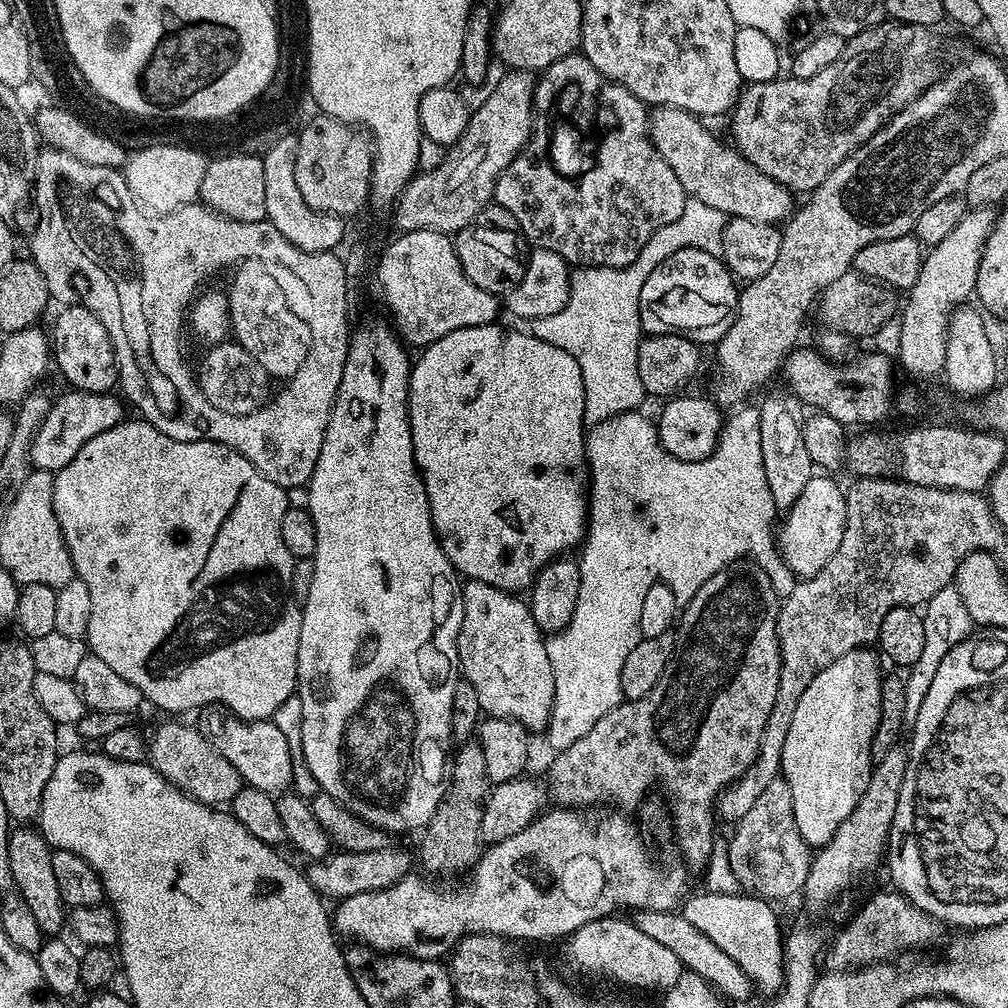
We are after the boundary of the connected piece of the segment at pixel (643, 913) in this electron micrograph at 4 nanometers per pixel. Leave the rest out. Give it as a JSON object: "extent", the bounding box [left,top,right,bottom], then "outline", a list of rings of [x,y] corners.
{"extent":[630,908,754,1000],"outline":[[[642,908],[633,911],[630,920],[647,937],[654,938],[659,945],[666,946],[687,971],[700,975],[721,997],[729,996],[732,1000],[751,998],[752,992],[754,993],[754,981],[746,974],[746,970],[742,970],[742,966],[738,966],[738,962],[734,962],[730,954],[718,950],[718,946],[714,946],[714,942],[710,942],[710,938],[706,938],[706,934],[702,934],[702,930],[698,930],[698,926],[694,926],[694,922],[690,922],[687,915],[679,911],[667,912]]]}

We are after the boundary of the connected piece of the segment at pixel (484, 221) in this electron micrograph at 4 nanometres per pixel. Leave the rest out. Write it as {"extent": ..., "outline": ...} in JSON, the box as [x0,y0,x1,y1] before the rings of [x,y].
{"extent":[454,202,528,298],"outline":[[[493,202],[483,208],[474,222],[470,222],[470,226],[455,233],[454,243],[458,262],[462,262],[462,270],[466,278],[474,282],[474,286],[500,298],[522,280],[524,266],[528,262],[526,241],[520,235],[514,214],[510,214],[510,210],[506,210],[501,204]]]}

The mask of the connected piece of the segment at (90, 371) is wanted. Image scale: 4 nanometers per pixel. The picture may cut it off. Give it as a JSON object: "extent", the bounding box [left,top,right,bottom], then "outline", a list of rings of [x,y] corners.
{"extent":[50,304,118,392],"outline":[[[70,304],[59,309],[56,321],[50,327],[50,352],[54,357],[54,368],[57,368],[71,387],[78,392],[112,392],[118,384],[118,369],[116,367],[116,351],[112,345],[110,334],[102,322],[98,322],[98,314],[86,310],[81,304]]]}

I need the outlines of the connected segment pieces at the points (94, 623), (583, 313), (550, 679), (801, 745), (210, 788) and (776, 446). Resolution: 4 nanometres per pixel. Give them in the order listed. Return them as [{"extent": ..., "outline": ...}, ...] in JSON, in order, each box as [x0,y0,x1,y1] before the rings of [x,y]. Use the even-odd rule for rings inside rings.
[{"extent":[54,418,304,720],"outline":[[[126,418],[118,426],[114,426],[110,430],[102,430],[102,434],[98,434],[94,438],[90,438],[90,442],[86,442],[86,446],[82,446],[82,450],[78,450],[78,454],[71,460],[64,469],[55,473],[56,481],[54,482],[54,514],[58,518],[58,526],[62,530],[62,538],[68,547],[70,558],[74,562],[74,570],[76,571],[76,579],[86,582],[86,587],[90,593],[90,622],[86,633],[86,648],[89,653],[98,658],[102,658],[102,662],[106,662],[106,666],[110,666],[110,670],[114,670],[114,674],[118,674],[121,678],[126,678],[126,682],[130,682],[130,686],[138,686],[141,697],[145,701],[148,700],[156,708],[161,708],[164,712],[192,712],[207,708],[209,706],[223,706],[232,715],[239,720],[267,720],[281,706],[282,702],[286,702],[297,691],[296,671],[298,670],[298,638],[302,634],[302,618],[304,613],[301,605],[296,602],[292,596],[291,575],[294,573],[294,557],[290,554],[290,550],[286,550],[286,545],[282,543],[282,530],[280,523],[282,522],[282,514],[286,514],[286,510],[290,506],[288,500],[289,493],[282,486],[278,486],[274,482],[270,482],[270,478],[266,478],[266,474],[259,472],[251,462],[242,454],[238,454],[230,446],[225,444],[215,444],[213,440],[179,440],[178,438],[170,438],[166,434],[162,434],[162,430],[158,430],[154,425],[148,423],[143,418]]]},{"extent":[530,198,725,425],"outline":[[[689,198],[682,214],[674,218],[670,226],[654,230],[650,242],[642,246],[638,258],[634,258],[628,267],[577,267],[571,273],[572,290],[566,306],[562,306],[558,314],[531,321],[530,331],[533,336],[542,338],[542,342],[550,342],[550,346],[566,350],[566,354],[578,362],[584,387],[585,425],[606,422],[606,418],[614,418],[623,412],[635,412],[641,407],[640,403],[646,400],[642,378],[638,378],[638,346],[642,339],[642,286],[646,286],[646,278],[654,274],[663,260],[683,248],[701,248],[720,256],[725,223],[722,210],[714,210],[714,206],[706,206],[706,202]]]},{"extent":[456,580,554,730],"outline":[[[468,580],[462,588],[462,626],[456,639],[463,679],[474,686],[481,713],[516,720],[529,730],[547,729],[554,706],[554,674],[550,670],[550,654],[546,654],[546,636],[534,622],[532,611],[519,595],[503,592],[492,584]]]},{"extent":[782,647,881,846],"outline":[[[871,647],[856,648],[850,654],[842,654],[838,662],[830,662],[812,679],[810,686],[802,690],[798,706],[794,706],[794,718],[790,718],[790,730],[786,730],[786,742],[782,742],[782,778],[790,786],[790,798],[794,804],[794,822],[802,838],[810,846],[823,846],[834,838],[834,830],[850,818],[850,810],[858,806],[873,770],[871,740],[880,718],[881,657]]]},{"extent":[146,724,242,806],"outline":[[[164,724],[152,740],[146,744],[146,760],[162,774],[175,788],[191,796],[192,799],[209,806],[231,805],[234,794],[238,794],[242,781],[238,770],[214,750],[214,746],[206,736],[200,733],[199,727],[188,724]]]},{"extent":[758,392,814,511],"outline":[[[772,392],[758,404],[760,409],[760,441],[762,442],[763,469],[767,486],[779,511],[792,508],[802,494],[803,487],[814,474],[814,465],[802,442],[802,426],[806,419],[806,405],[796,397],[795,392]]]}]

